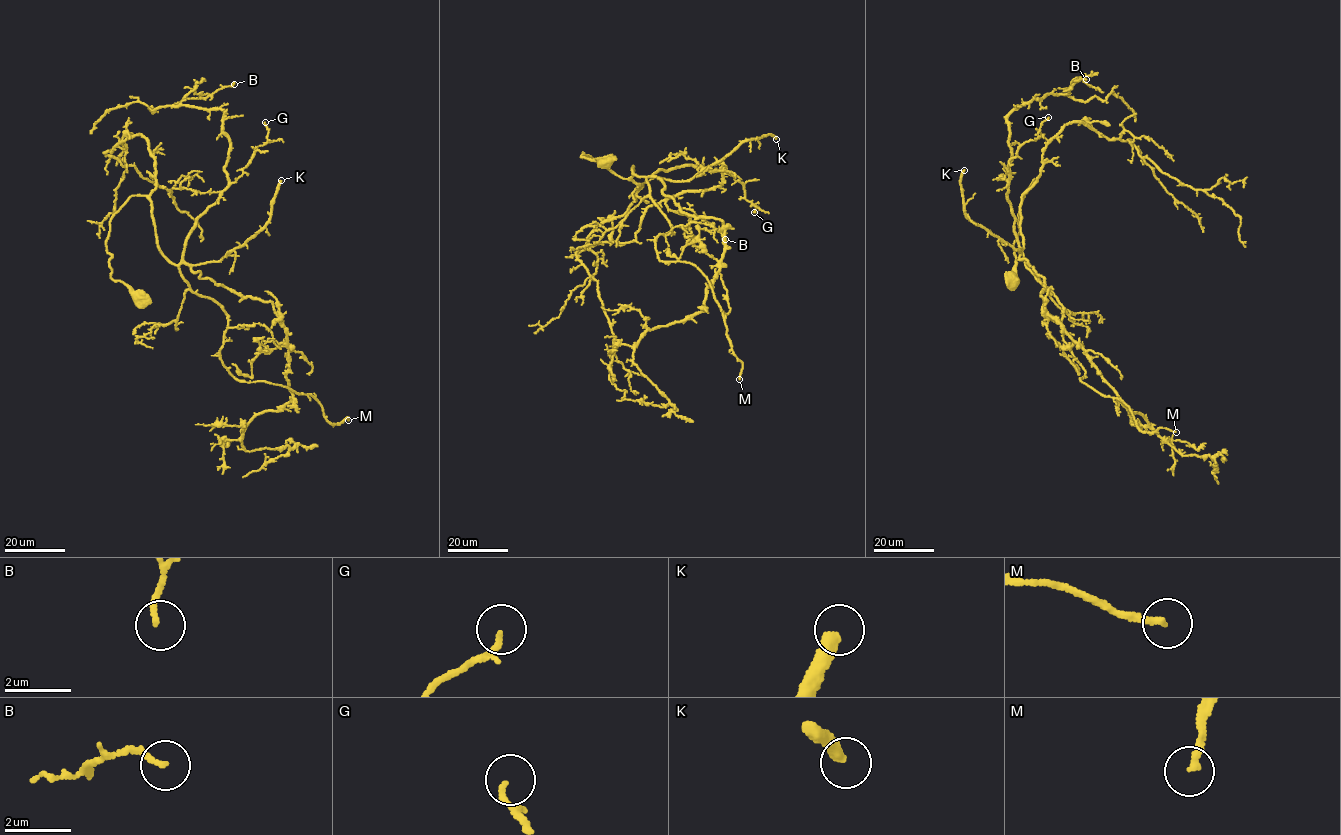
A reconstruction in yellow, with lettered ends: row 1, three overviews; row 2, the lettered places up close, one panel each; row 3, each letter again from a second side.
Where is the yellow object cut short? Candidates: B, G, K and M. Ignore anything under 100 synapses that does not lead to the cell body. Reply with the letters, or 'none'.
K

